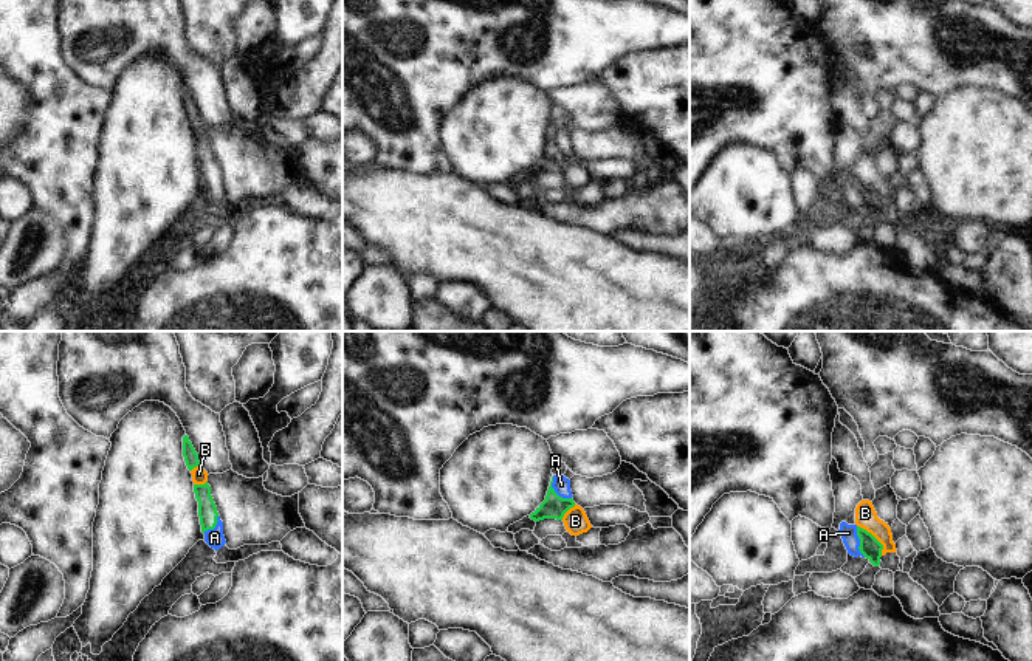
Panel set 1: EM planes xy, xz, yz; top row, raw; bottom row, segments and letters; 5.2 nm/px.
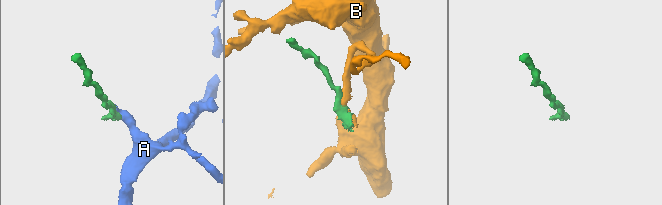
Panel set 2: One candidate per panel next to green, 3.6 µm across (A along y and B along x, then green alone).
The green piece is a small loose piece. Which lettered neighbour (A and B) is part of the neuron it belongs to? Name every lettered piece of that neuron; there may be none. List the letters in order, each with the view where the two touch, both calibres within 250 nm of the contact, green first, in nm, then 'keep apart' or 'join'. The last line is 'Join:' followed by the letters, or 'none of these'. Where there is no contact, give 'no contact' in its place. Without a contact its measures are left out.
A: xz | 120/90 nm | join
B: yz | 110/110 nm | keep apart
Join: A

